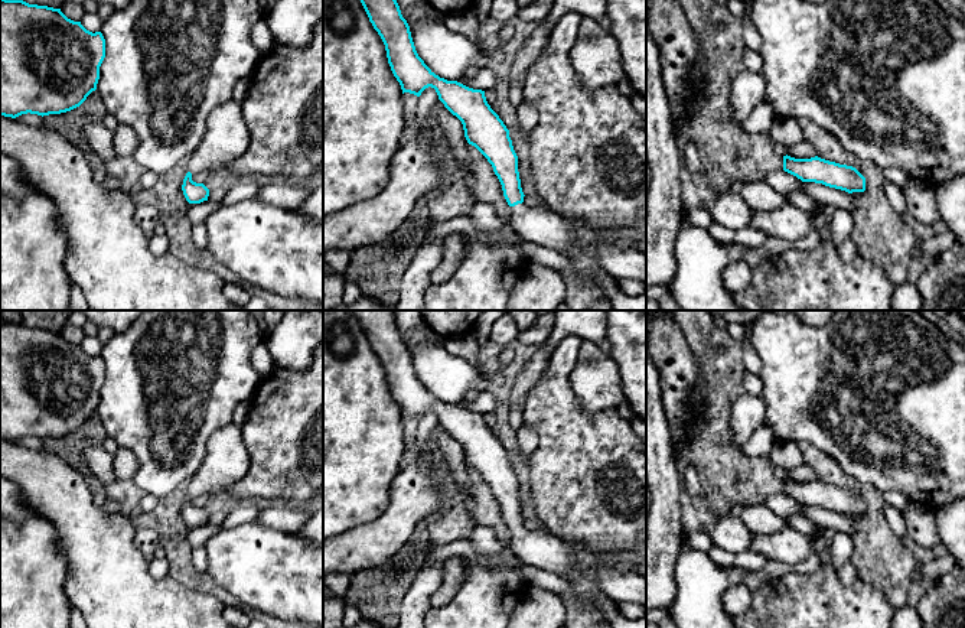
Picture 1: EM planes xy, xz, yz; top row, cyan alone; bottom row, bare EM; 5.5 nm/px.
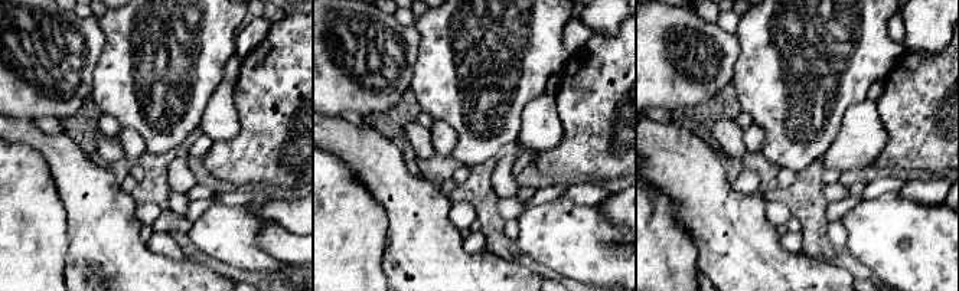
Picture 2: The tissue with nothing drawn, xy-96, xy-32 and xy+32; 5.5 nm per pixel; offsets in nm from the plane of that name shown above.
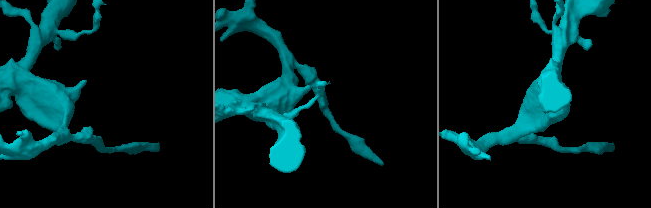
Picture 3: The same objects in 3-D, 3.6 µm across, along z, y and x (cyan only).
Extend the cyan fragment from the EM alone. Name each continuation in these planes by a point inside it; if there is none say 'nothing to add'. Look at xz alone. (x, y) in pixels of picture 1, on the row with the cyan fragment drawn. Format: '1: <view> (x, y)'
nothing to add

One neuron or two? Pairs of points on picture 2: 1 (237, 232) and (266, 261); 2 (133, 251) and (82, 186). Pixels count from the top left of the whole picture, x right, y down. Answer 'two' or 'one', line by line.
1: one
2: one

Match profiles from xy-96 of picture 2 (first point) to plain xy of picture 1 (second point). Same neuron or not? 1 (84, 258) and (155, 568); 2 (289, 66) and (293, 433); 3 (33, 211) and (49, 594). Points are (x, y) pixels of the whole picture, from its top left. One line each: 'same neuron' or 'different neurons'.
1: different neurons
2: same neuron
3: same neuron

